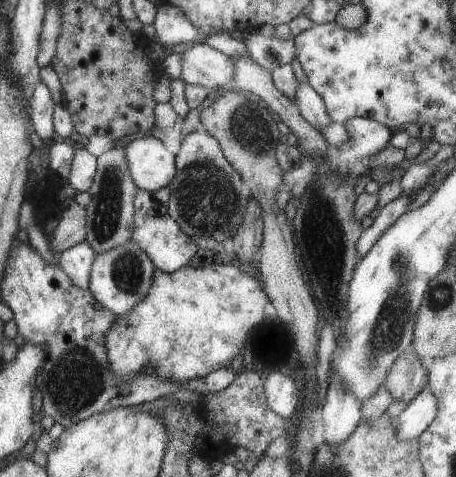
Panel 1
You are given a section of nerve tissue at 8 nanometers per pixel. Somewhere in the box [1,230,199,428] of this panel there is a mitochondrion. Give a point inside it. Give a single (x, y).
(74, 380)

